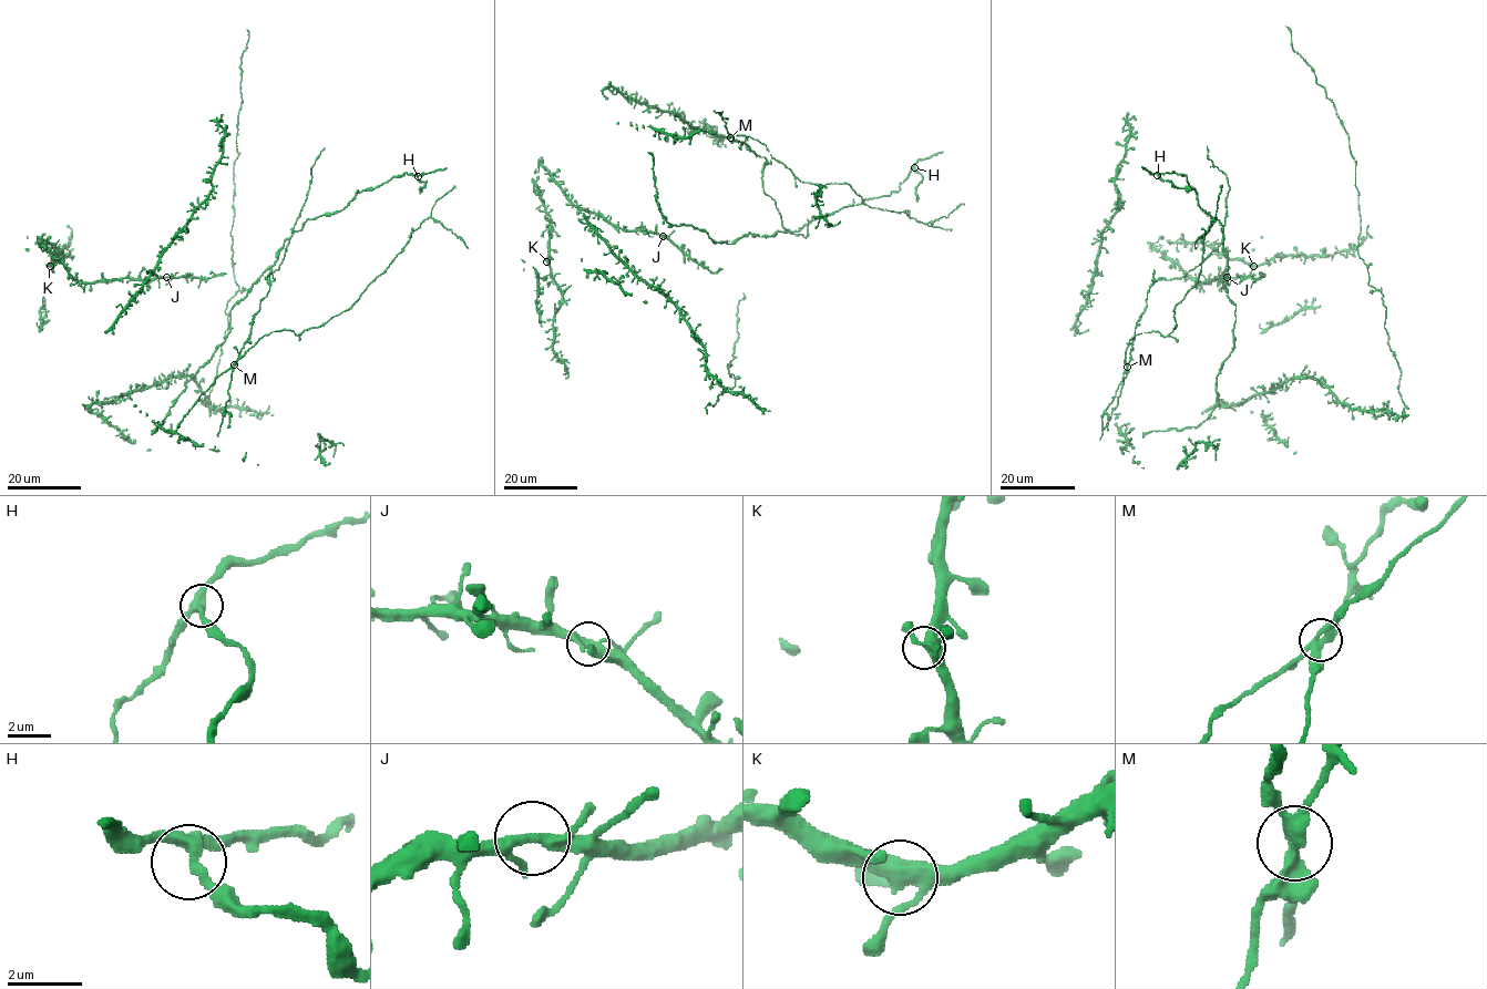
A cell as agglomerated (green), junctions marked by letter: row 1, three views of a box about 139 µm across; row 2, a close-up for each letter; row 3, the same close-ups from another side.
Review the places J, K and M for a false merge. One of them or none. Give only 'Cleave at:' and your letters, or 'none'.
Cleave at: M

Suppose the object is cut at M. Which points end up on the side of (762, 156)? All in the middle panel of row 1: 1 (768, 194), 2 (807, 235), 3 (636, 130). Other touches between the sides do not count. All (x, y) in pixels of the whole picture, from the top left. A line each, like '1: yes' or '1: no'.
1: yes
2: yes
3: no

